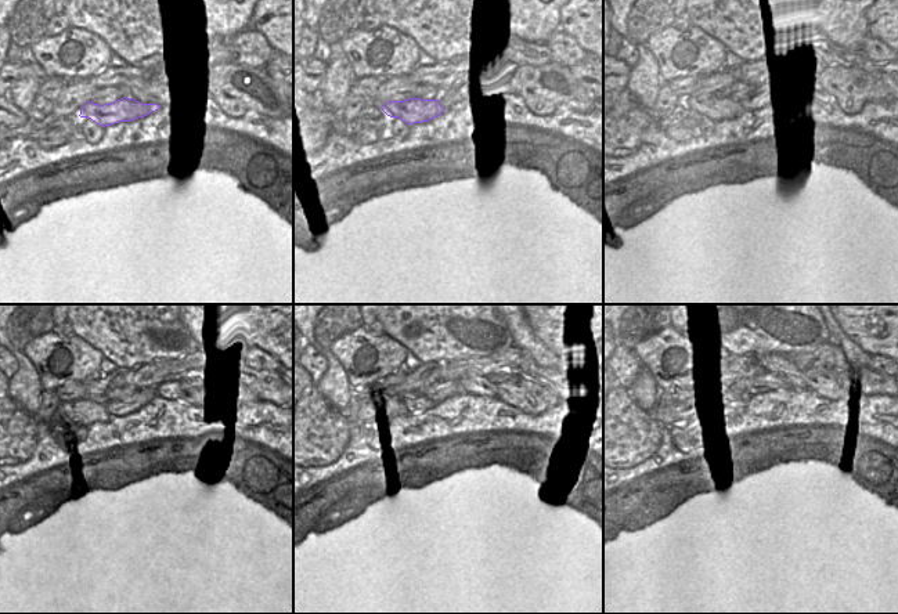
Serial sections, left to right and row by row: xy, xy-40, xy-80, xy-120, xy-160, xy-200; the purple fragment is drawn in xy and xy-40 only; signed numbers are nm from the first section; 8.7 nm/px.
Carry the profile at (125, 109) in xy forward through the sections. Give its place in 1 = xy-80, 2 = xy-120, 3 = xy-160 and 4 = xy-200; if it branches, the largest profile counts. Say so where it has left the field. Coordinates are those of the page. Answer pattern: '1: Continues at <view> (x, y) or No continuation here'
1: Continues at xy-80 (717, 108)
2: Continues at xy-120 (85, 412)
3: Continues at xy-160 (389, 411)
4: Continues at xy-200 (667, 415)

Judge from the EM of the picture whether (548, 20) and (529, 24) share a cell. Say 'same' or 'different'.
same

